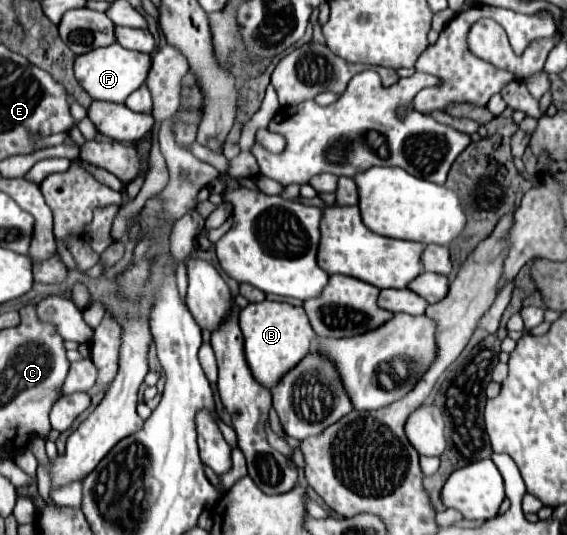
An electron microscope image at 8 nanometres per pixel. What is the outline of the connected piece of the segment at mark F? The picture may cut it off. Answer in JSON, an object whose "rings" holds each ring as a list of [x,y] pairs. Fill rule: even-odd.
{"rings":[[[112,44],[104,50],[92,50],[92,54],[78,56],[74,62],[74,74],[80,86],[94,100],[104,100],[114,104],[124,104],[126,98],[146,82],[148,72],[150,72],[150,56],[142,52],[130,52],[120,44]]]}

